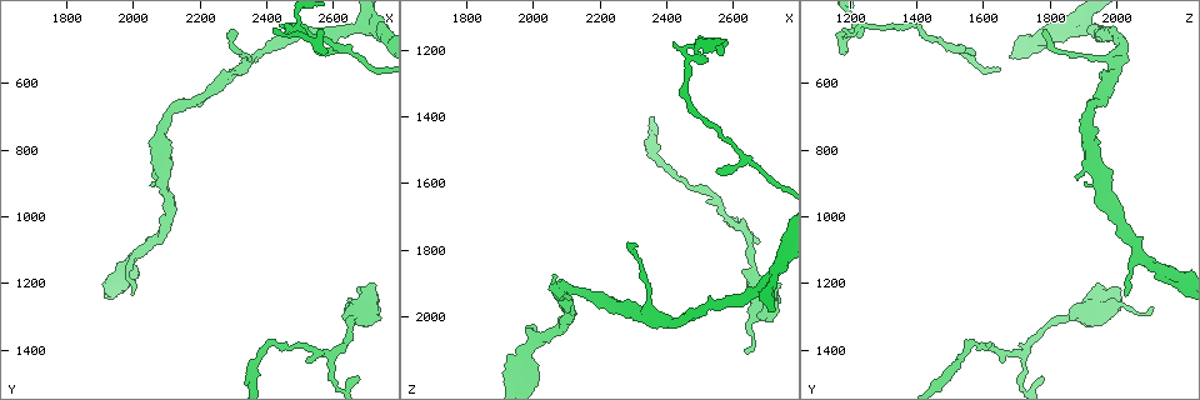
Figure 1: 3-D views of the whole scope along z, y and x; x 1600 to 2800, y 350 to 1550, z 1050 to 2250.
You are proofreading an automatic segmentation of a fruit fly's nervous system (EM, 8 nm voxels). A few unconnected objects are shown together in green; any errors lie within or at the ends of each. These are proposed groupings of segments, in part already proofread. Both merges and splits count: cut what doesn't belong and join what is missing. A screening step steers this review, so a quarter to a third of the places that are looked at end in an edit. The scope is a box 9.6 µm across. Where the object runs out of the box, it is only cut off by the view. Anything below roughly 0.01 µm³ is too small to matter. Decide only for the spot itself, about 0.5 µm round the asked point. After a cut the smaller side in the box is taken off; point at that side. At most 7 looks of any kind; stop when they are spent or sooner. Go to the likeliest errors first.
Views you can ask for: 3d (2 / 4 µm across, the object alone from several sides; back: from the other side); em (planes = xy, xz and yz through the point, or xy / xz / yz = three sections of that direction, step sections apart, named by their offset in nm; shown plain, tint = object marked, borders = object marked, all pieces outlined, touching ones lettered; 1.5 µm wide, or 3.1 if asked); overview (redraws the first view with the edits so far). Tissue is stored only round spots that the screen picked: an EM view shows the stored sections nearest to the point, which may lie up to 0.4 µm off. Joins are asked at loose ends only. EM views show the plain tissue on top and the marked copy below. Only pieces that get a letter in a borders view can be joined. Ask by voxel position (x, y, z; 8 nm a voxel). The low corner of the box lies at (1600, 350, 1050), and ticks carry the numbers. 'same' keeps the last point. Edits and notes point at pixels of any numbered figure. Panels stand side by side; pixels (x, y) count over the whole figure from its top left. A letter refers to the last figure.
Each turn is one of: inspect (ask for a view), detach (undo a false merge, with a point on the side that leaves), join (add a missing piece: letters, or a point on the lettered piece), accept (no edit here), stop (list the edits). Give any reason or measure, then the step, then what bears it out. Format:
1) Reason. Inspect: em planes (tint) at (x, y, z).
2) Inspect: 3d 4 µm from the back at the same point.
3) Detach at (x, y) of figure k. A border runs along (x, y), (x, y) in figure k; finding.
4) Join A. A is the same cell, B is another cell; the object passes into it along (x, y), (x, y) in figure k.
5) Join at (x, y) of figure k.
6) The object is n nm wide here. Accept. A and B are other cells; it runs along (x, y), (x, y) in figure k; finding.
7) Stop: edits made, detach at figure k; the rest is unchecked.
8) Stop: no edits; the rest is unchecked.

Stops while still wide. Inspect: 3d 4 µm at (2700, 1220, 2010).

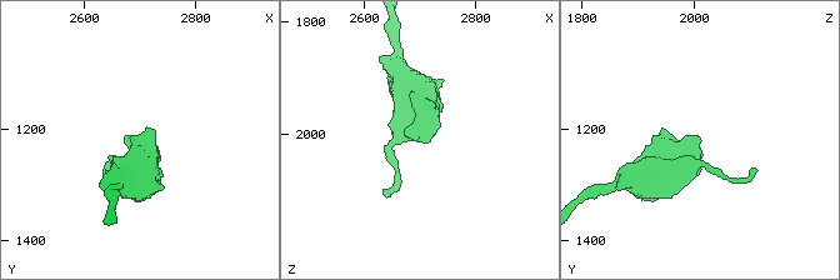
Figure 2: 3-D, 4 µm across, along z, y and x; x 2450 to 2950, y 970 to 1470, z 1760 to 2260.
Need the tissue. Inspect: em planes (tint) at (2695, 1220, 2015).

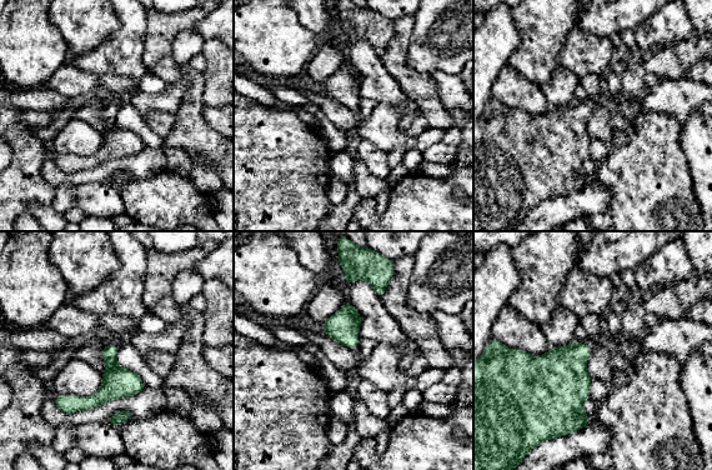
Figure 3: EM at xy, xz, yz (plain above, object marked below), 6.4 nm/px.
What lies round it. Inspect: em planes (borders) at the same point.

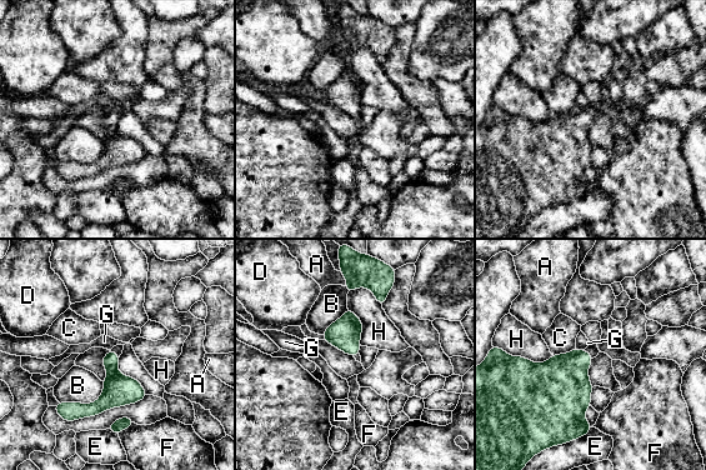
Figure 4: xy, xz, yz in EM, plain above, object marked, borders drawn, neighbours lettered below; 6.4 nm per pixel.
Accept. A, B, C, D, E, F, G and H are other cells; it runs along (141, 393), (61, 410) in figure 4; none of them fits.

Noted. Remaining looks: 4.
Thin end. Inspect: 3d 2 µm at (2410, 430, 1180).

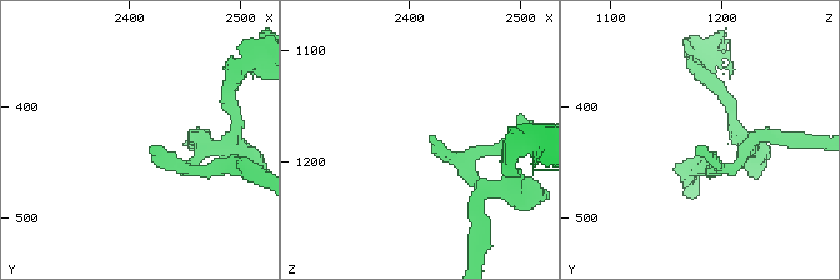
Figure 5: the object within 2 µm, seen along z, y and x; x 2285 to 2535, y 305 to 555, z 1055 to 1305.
Now the EM. Inspect: em planes (borders) at (2418, 438, 1180).

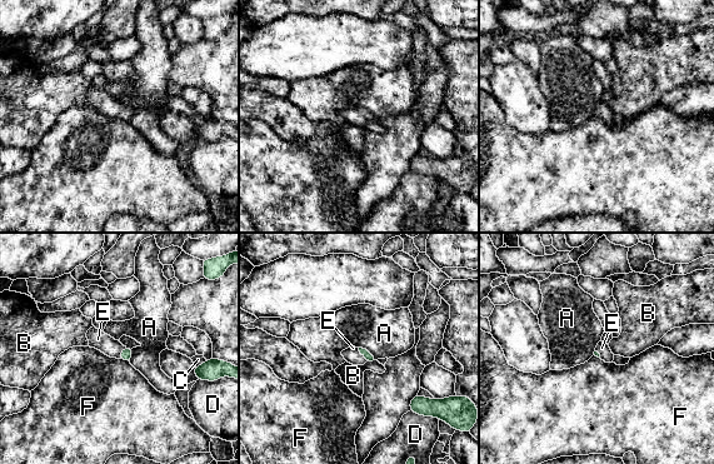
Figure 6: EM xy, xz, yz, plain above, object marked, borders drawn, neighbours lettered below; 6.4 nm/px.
The longest contact is with A, 150 nm. Join E. E is the same cell, A, B, C, D and F are other cells; the object passes into it along (368, 355), (360, 353), (351, 355) in figure 6; it goes on there.

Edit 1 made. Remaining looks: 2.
Stop: edits made, join at figure 6; the rest is unchecked.

